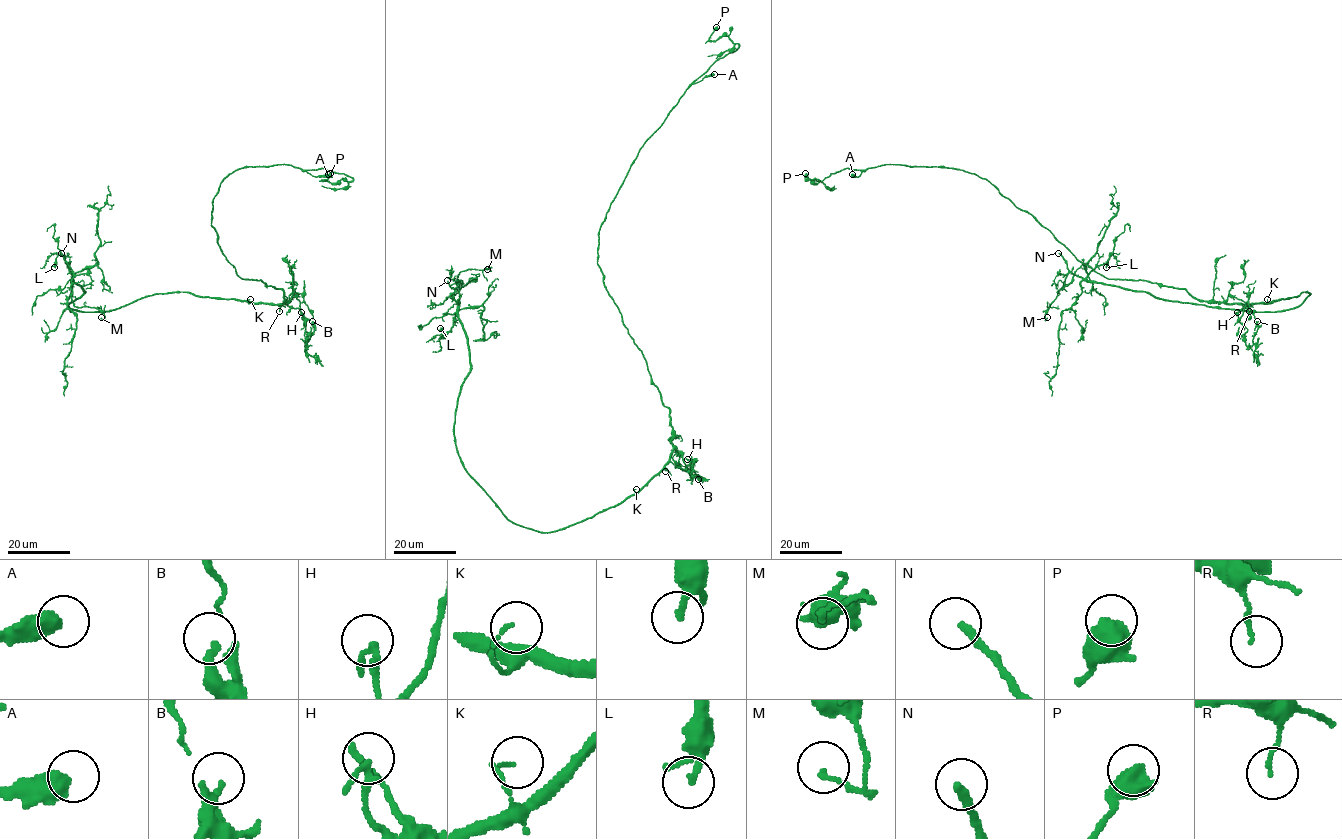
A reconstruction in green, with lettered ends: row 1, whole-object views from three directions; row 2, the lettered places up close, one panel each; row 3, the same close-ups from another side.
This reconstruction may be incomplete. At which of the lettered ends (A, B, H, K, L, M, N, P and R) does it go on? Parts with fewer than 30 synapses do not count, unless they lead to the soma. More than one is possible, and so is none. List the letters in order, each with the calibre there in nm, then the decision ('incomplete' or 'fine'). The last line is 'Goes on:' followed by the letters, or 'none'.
A: 550 nm thick; fine
B: 240 nm thick; fine
H: 240 nm thick; fine
K: 70 nm thick; fine
L: 190 nm thick; fine
M: 120 nm thick; fine
N: 240 nm thick; incomplete
P: 480 nm thick; fine
R: 100 nm thick; fine
Goes on: N

